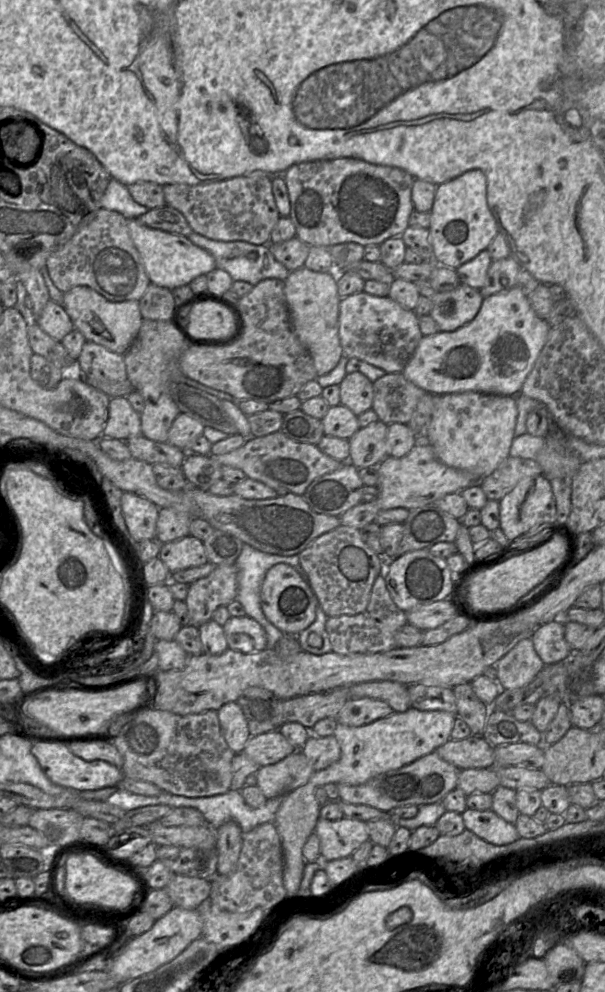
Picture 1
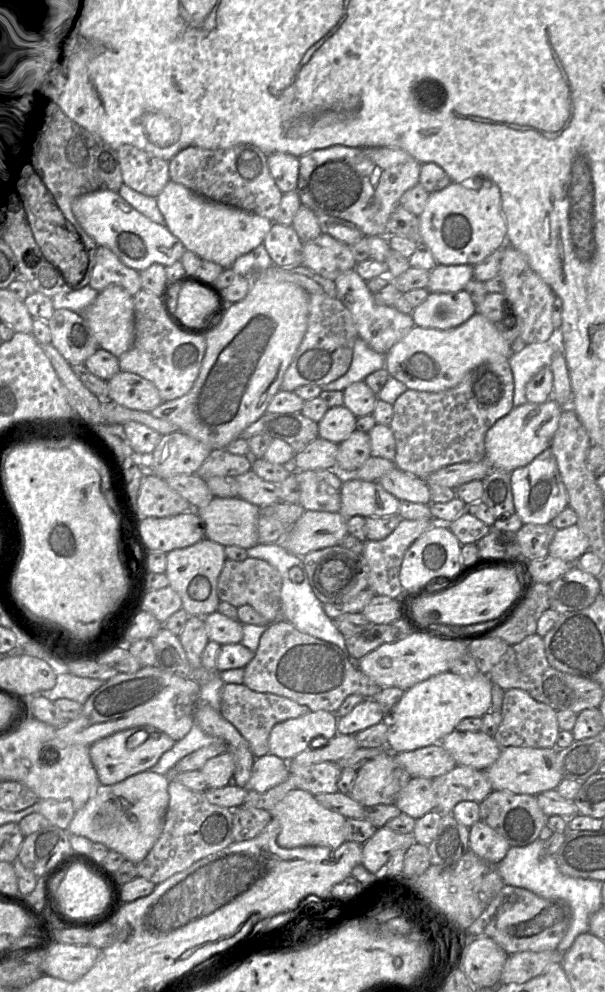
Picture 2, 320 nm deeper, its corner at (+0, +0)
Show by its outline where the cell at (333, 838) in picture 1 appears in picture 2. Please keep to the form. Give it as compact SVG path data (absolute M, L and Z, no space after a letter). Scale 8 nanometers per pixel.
M301 789L290 791L274 806L270 813L272 818L277 819L280 824L277 844L282 848L301 846L337 848L346 841L344 837L346 818L323 807L308 791Z

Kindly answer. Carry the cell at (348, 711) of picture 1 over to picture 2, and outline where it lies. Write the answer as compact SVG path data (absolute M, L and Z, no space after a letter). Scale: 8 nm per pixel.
M365 699L351 712L338 718L337 732L355 735L366 728L380 723L385 716L382 707L374 699Z

